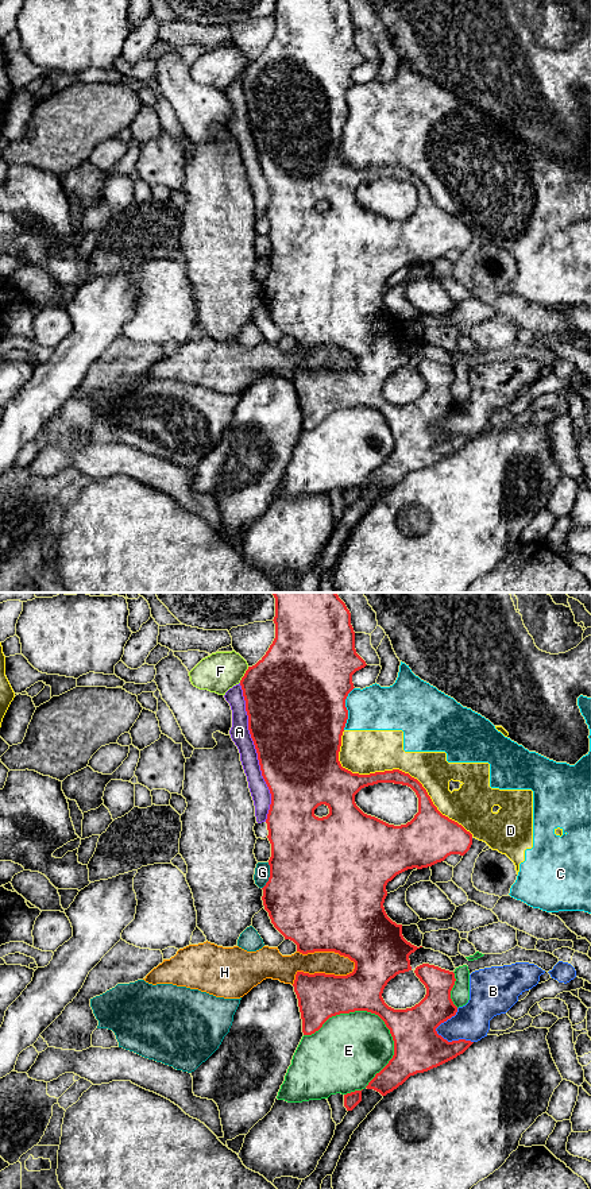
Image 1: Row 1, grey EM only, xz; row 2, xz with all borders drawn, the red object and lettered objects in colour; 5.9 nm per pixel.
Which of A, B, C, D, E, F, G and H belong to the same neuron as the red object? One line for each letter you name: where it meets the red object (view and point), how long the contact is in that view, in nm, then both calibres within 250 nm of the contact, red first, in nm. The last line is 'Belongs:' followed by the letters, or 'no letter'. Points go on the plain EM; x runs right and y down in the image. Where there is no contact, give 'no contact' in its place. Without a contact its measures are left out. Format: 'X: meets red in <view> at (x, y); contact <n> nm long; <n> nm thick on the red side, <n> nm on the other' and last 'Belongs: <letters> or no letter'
Belongs: no letter

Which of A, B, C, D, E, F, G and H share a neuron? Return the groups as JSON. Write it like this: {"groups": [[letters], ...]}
{"groups": [["A", "G"], ["B"], ["C", "D"], ["E"], ["F"], ["H"]]}

